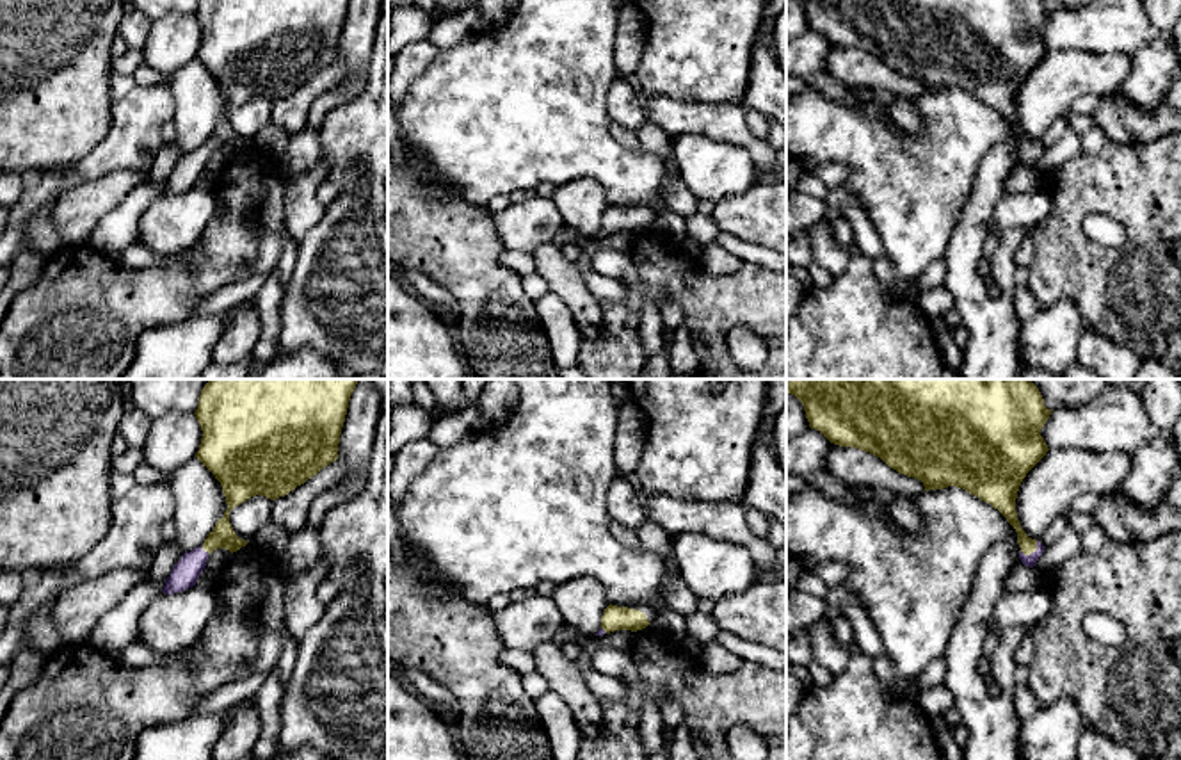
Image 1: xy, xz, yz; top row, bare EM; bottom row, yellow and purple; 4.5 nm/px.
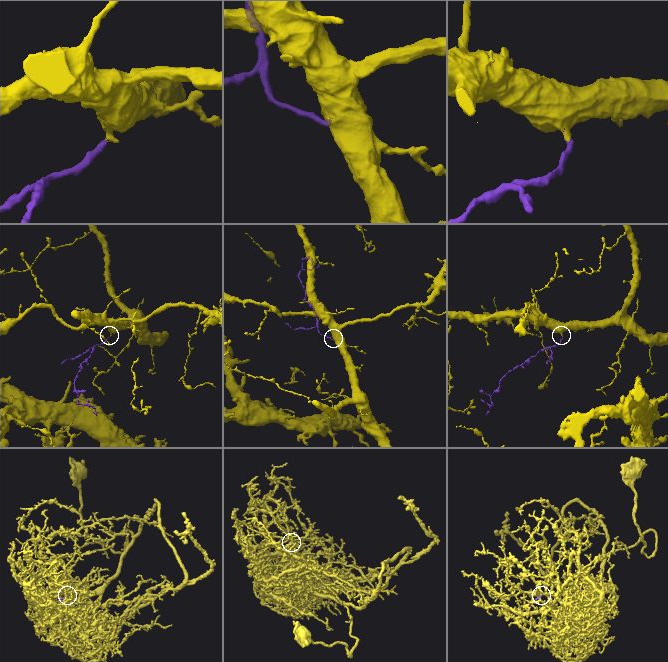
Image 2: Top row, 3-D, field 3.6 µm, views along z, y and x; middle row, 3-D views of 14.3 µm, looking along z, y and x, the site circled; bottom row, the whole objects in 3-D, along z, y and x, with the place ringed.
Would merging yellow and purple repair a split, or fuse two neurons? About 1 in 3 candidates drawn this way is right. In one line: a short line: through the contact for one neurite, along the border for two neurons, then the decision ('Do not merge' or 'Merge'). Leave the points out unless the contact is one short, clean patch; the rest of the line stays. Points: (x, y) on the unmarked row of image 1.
Line: yz (1005, 104), (1021, 139), (1032, 152), (1030, 161). Merge

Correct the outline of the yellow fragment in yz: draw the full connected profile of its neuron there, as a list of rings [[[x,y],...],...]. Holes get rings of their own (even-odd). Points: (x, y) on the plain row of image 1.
[[[799,0],[799,2],[804,7],[809,28],[820,32],[831,44],[840,46],[840,48],[854,48],[854,50],[859,50],[859,52],[864,52],[864,53],[870,53],[870,55],[880,59],[888,68],[891,68],[898,75],[921,82],[925,87],[925,93],[955,87],[955,89],[962,89],[968,94],[978,98],[980,101],[991,105],[1016,130],[1017,144],[1021,150],[1021,153],[1019,153],[1021,164],[1030,169],[1033,169],[1037,166],[1037,162],[1042,157],[1046,148],[1040,142],[1028,139],[1026,133],[1021,130],[1021,125],[1019,125],[1017,114],[1016,114],[1016,100],[1017,100],[1019,87],[1021,87],[1023,80],[1026,78],[1026,75],[1049,52],[1044,39],[1040,37],[1040,30],[1044,28],[1044,25],[1049,20],[1053,11],[1048,11],[1044,7],[1044,0]]]

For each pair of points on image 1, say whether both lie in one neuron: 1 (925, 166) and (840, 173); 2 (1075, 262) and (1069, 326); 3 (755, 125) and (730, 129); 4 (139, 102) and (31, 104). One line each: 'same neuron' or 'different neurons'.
1: different neurons
2: different neurons
3: different neurons
4: different neurons

